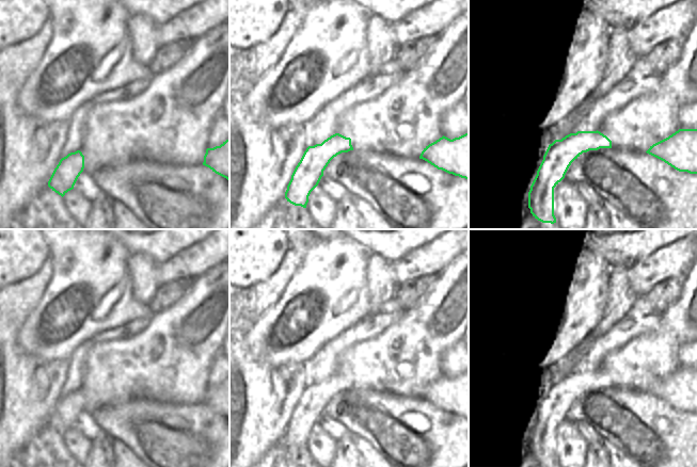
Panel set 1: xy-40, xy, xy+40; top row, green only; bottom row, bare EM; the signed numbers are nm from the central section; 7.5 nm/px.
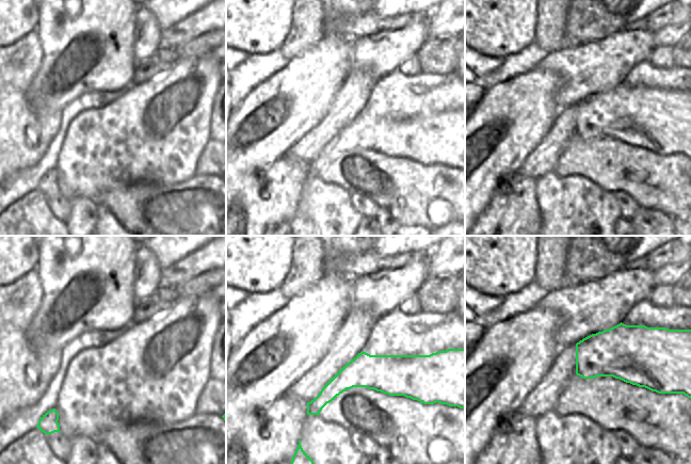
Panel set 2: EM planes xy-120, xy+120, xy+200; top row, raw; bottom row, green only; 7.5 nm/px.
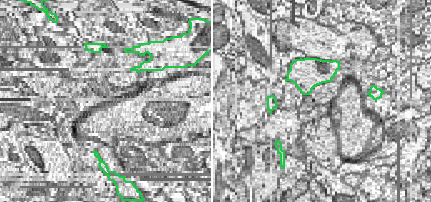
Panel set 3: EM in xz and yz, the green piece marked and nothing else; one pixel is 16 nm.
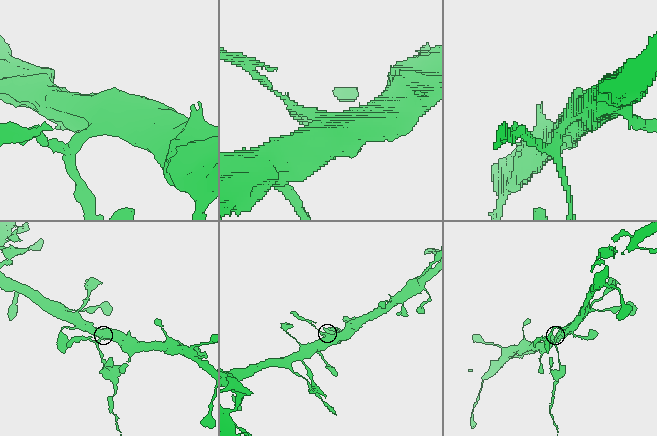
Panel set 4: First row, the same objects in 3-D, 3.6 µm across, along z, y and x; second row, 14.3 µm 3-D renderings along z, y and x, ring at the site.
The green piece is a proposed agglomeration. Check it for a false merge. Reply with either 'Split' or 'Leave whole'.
Split.

